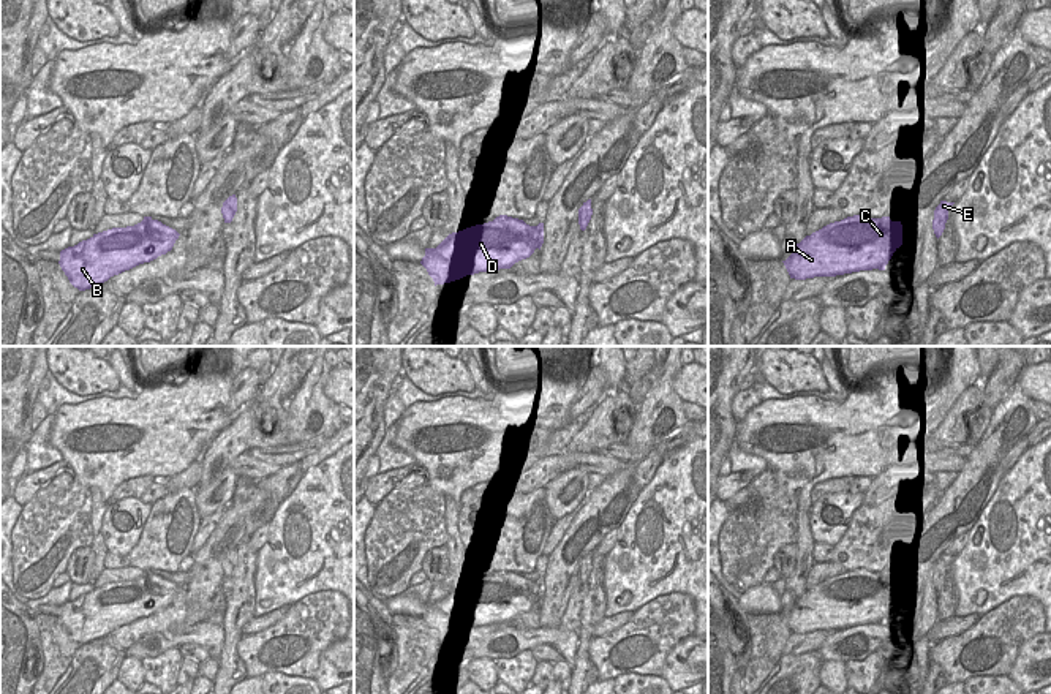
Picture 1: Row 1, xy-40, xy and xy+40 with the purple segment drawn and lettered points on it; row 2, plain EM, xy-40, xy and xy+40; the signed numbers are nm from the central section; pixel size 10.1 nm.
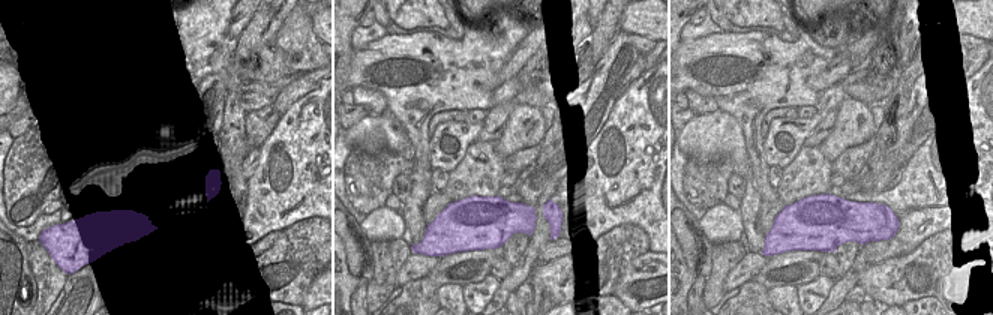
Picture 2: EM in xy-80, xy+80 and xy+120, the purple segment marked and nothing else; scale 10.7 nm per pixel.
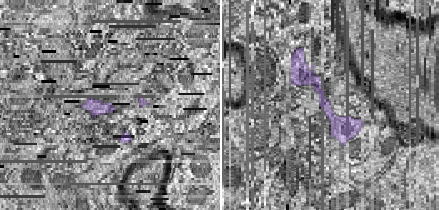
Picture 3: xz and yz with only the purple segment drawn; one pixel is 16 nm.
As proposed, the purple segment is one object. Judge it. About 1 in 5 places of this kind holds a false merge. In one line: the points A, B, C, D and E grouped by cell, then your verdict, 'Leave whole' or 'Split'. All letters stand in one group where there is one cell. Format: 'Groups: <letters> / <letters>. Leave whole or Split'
Groups: A B C D E. Leave whole.

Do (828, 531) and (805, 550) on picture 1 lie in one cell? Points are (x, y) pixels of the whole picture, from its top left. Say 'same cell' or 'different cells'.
different cells

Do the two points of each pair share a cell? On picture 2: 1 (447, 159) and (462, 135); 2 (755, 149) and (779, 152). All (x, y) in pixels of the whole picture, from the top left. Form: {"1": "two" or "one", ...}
{"1": "one", "2": "two"}

